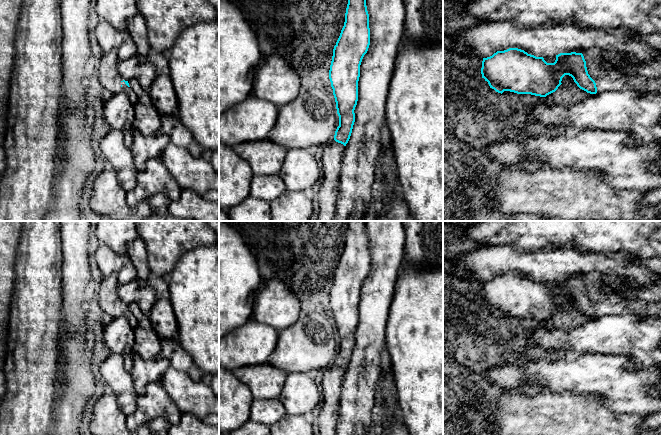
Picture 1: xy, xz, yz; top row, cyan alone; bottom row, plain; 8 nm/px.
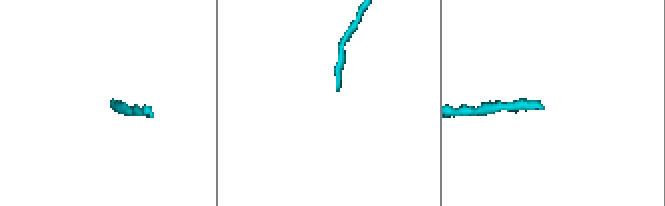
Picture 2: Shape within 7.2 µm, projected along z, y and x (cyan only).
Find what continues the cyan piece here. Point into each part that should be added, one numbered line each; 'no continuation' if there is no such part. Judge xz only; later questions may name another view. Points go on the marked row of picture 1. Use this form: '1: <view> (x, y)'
1: xz (331, 162)

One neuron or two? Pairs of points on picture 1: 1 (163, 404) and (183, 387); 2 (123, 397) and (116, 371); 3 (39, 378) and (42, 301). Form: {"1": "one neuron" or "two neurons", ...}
{"1": "two neurons", "2": "one neuron", "3": "one neuron"}

